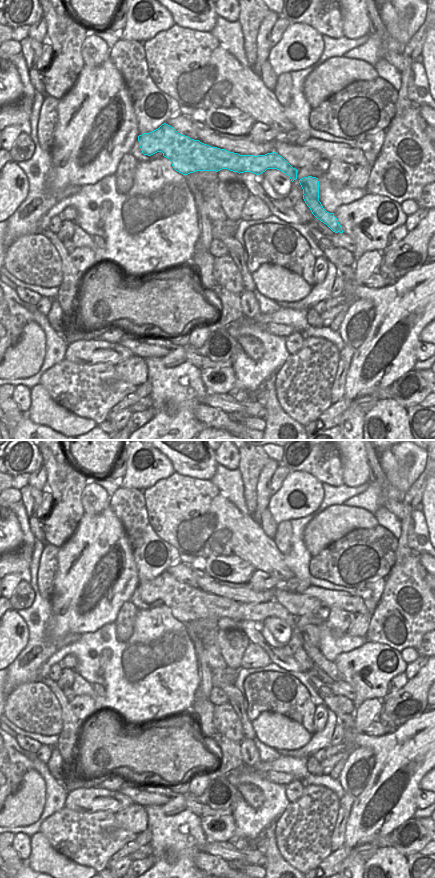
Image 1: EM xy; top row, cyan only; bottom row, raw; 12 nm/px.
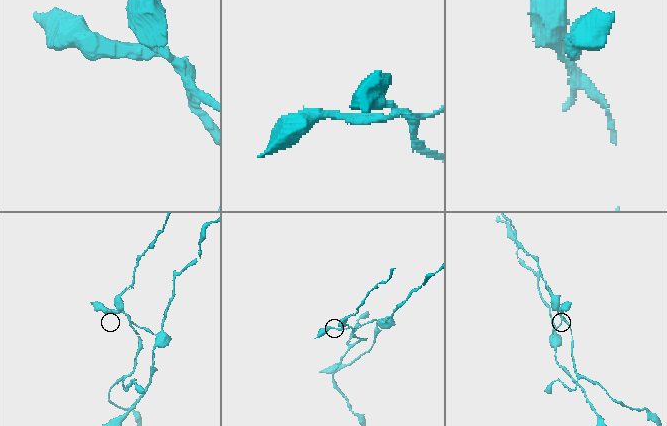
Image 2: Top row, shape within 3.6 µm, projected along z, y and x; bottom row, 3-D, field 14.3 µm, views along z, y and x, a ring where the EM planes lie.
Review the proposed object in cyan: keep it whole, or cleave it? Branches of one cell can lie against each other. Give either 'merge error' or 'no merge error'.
merge error

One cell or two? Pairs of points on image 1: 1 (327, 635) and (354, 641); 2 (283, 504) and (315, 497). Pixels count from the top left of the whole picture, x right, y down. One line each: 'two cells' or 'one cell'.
1: one cell
2: one cell

